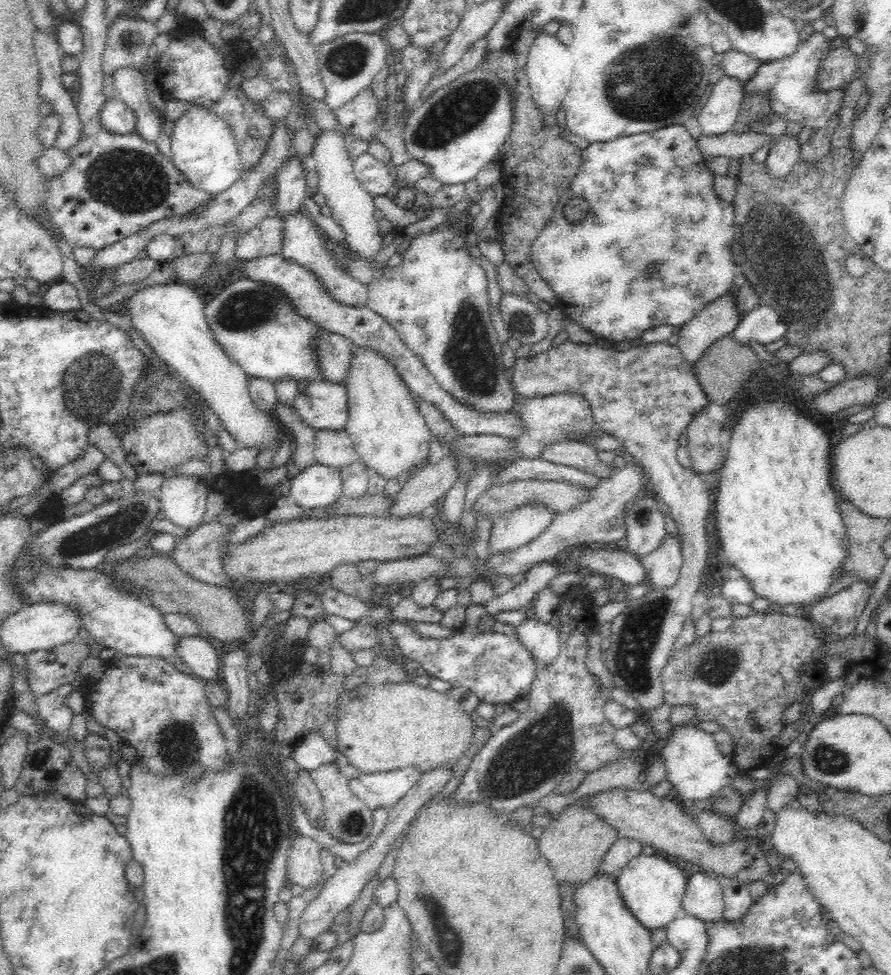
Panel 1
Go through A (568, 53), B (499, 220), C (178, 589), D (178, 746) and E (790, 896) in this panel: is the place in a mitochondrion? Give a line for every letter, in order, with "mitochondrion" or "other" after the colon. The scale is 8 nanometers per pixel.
A: other
B: other
C: other
D: mitochondrion
E: other

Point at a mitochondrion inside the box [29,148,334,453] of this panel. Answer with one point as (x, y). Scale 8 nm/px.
(91, 384)

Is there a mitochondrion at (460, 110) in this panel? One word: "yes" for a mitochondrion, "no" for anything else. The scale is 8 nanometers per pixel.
yes

